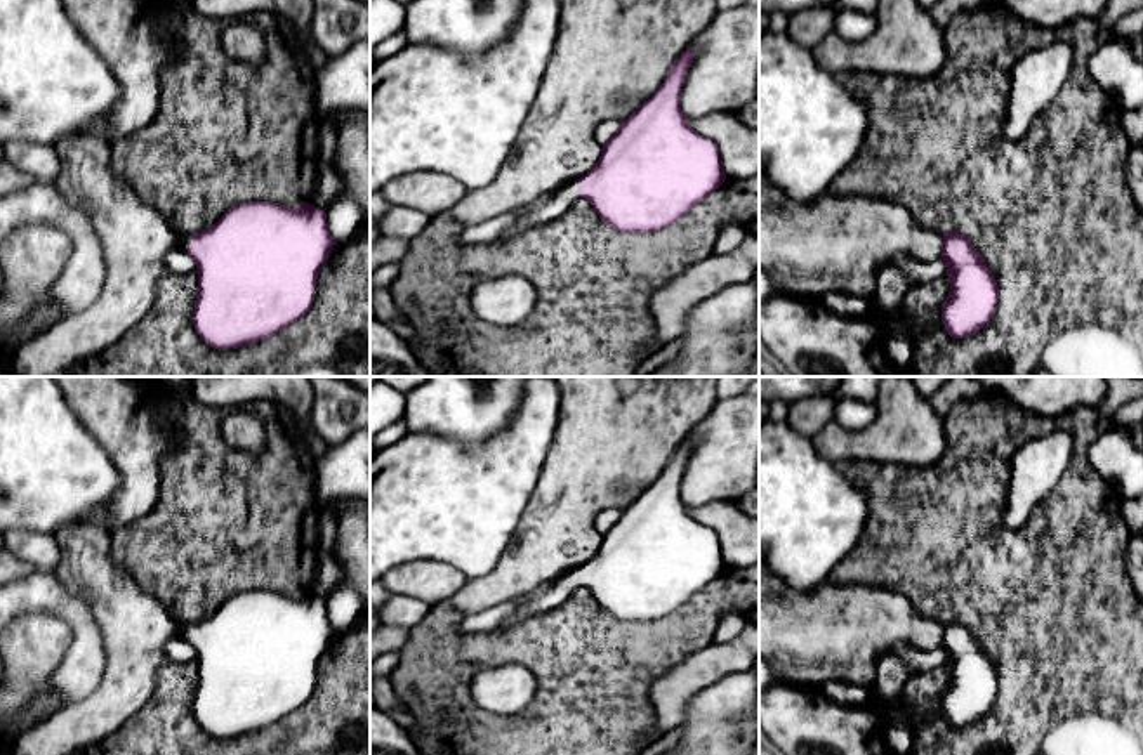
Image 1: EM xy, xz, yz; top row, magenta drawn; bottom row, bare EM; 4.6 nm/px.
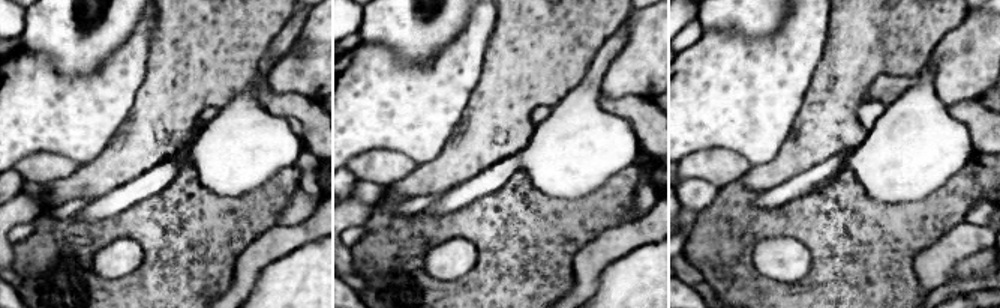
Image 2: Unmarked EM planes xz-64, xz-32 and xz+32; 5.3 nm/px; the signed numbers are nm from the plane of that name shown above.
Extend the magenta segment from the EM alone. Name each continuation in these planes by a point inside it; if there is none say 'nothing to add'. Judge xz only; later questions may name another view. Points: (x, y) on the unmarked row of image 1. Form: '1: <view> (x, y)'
1: xz (561, 589)

